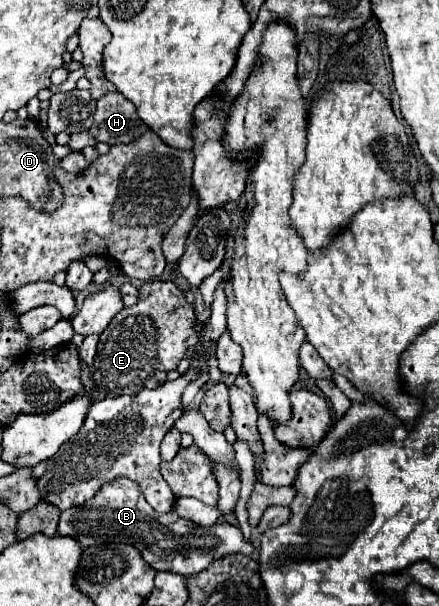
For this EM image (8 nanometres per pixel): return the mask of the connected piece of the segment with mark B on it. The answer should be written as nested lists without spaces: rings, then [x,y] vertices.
[[[117,478],[115,482],[103,486],[101,494],[91,502],[63,510],[57,532],[75,538],[85,548],[103,542],[131,544],[141,550],[143,558],[155,566],[155,570],[171,570],[181,576],[195,576],[219,558],[231,554],[253,556],[257,550],[253,542],[247,540],[233,524],[217,522],[213,526],[201,526],[177,516],[175,510],[167,514],[155,514],[155,510],[143,498],[139,486],[127,478]]]

